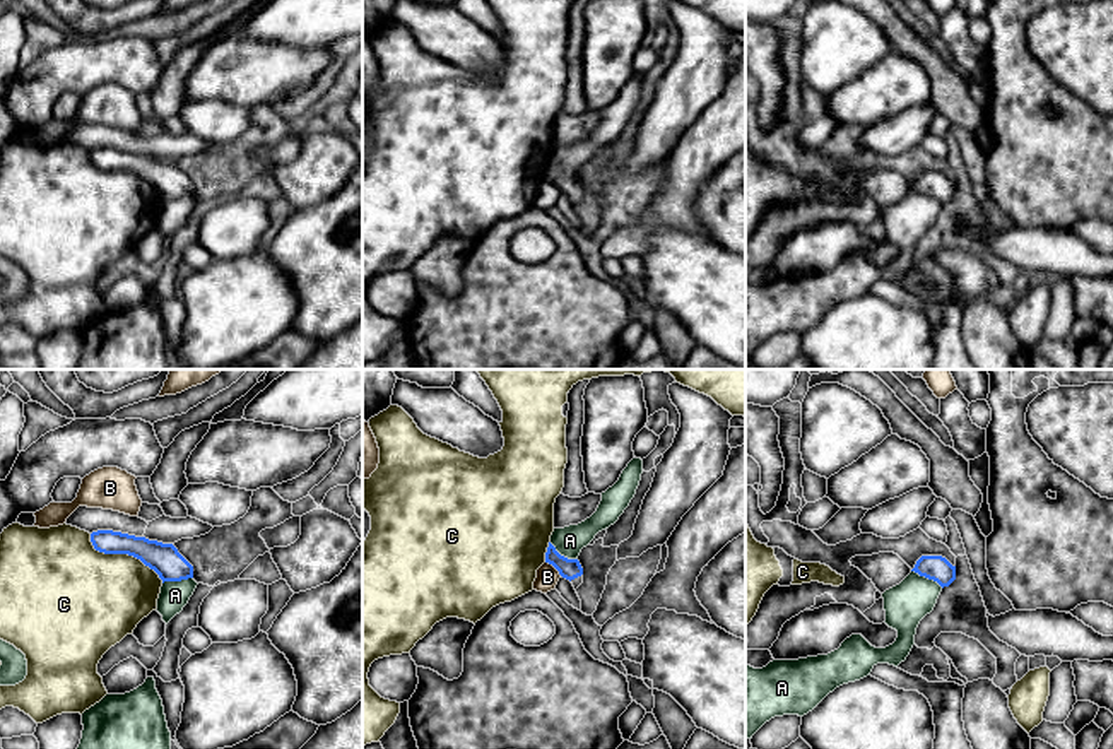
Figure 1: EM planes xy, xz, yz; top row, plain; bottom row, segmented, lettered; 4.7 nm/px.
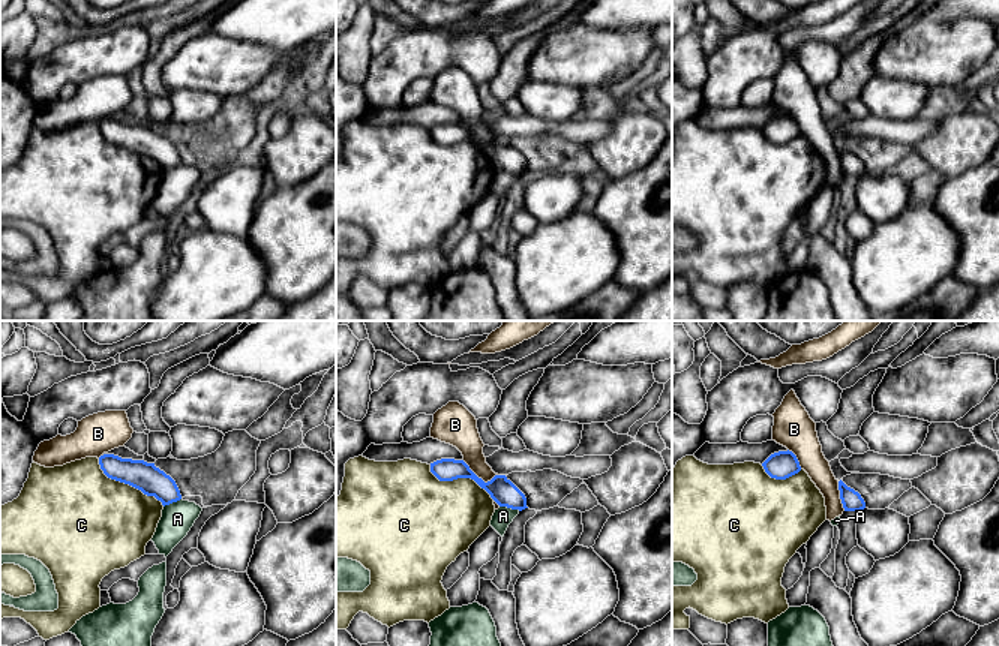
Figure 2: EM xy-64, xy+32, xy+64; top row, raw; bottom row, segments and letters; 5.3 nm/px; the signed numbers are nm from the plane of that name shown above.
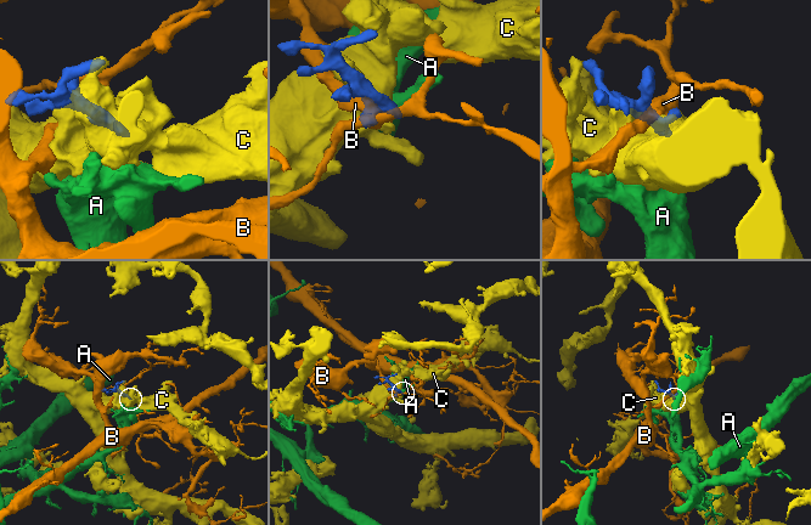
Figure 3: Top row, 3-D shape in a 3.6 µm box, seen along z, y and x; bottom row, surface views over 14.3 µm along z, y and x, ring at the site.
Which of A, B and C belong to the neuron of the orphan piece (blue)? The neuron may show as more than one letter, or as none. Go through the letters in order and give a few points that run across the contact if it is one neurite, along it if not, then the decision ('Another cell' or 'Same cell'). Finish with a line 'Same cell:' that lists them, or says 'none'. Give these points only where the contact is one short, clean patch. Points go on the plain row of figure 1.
A: Line: yz (912, 187), (936, 197), (942, 204). Another cell
B: Another cell
C: Another cell
Same cell: none

